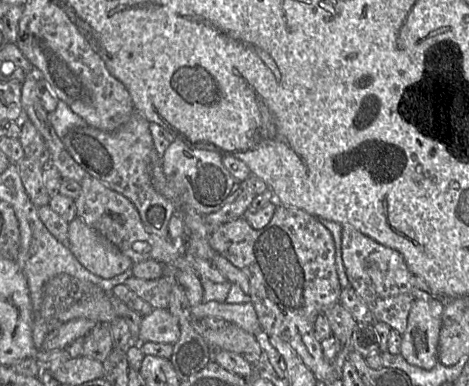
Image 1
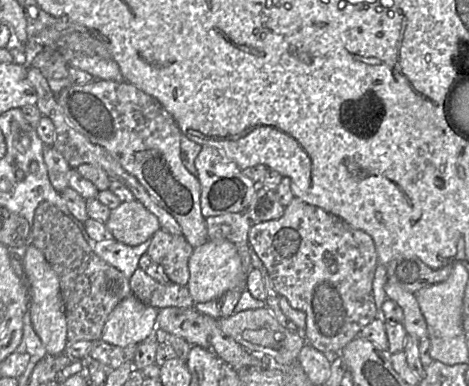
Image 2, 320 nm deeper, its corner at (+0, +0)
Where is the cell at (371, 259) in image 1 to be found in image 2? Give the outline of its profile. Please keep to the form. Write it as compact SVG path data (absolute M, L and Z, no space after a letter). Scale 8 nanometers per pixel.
M387 281L384 290L387 298L395 301L403 310L403 326L409 335L418 339L428 337L427 323L420 310L414 293L408 292L397 284Z

